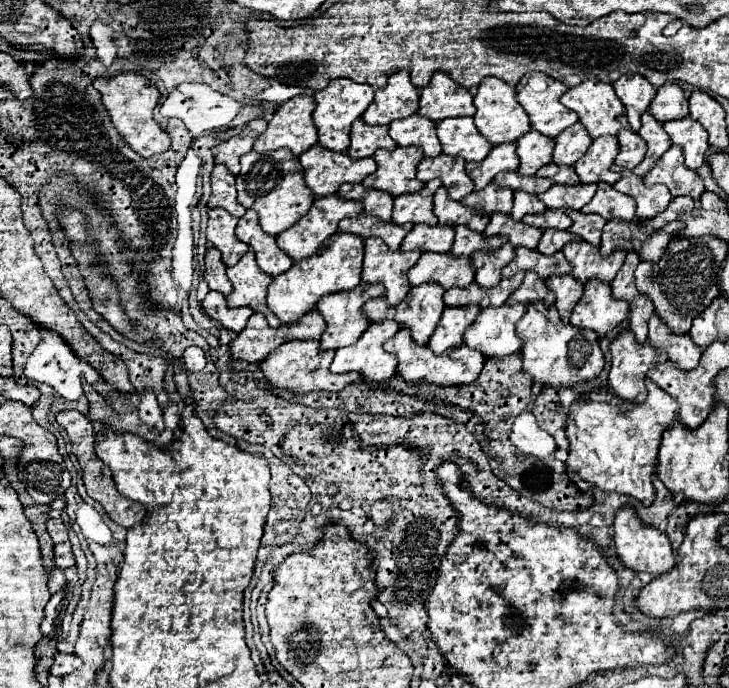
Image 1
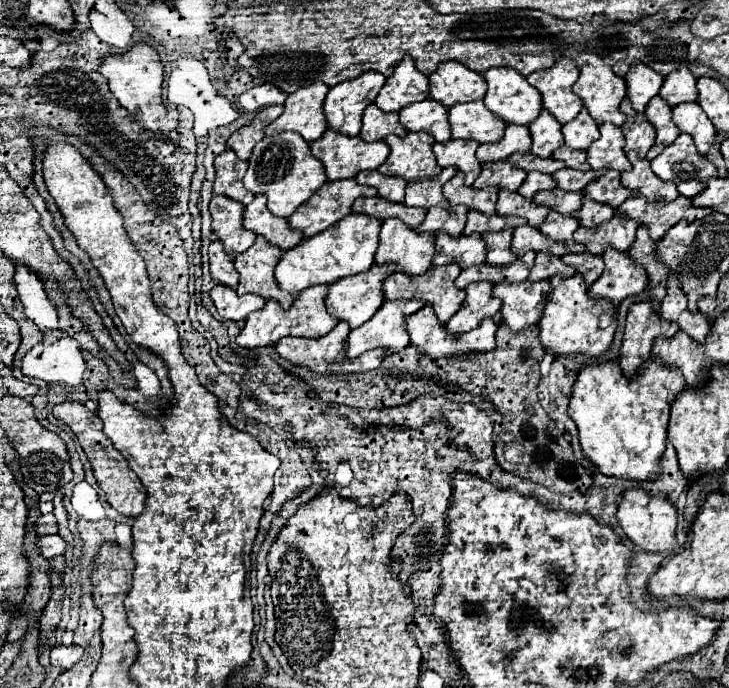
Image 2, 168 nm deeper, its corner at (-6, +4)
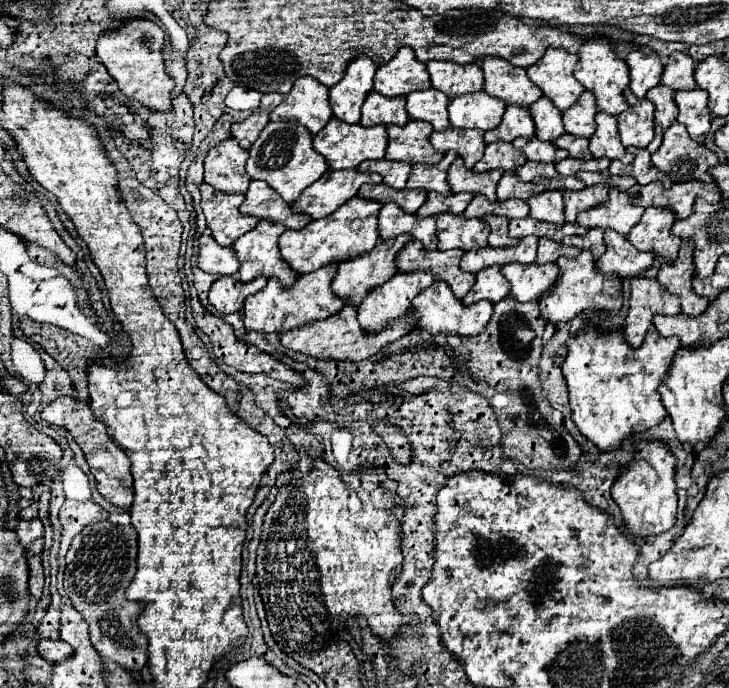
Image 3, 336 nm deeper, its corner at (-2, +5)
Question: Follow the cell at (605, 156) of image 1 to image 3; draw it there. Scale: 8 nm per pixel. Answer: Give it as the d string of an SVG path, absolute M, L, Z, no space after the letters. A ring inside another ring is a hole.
M598 112L596 114L596 132L590 138L590 152L594 158L610 158L610 160L622 160L622 162L632 162L632 154L626 152L626 148L622 146L620 138L618 138L618 116L606 114L606 112Z

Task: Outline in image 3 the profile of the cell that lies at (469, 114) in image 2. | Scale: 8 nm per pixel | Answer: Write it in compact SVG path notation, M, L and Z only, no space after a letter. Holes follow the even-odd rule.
M472 92L452 98L448 112L450 112L450 124L454 128L480 128L490 130L496 128L504 116L506 104L504 100L496 100L494 96L488 96L488 92Z

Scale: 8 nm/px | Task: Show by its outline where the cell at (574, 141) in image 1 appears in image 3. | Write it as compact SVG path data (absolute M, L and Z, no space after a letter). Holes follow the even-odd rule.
M584 90L582 96L578 98L576 104L572 104L566 112L564 112L564 128L568 134L574 136L584 136L590 138L592 132L596 130L596 98L592 96L592 92Z

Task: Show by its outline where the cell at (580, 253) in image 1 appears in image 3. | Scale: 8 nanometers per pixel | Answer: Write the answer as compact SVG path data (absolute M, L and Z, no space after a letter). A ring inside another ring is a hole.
M610 188L608 192L608 200L600 206L594 206L590 210L580 212L578 216L578 224L586 226L586 228L612 228L620 234L628 234L630 228L640 222L644 214L642 206L634 206L630 202L628 192L618 190L618 188Z

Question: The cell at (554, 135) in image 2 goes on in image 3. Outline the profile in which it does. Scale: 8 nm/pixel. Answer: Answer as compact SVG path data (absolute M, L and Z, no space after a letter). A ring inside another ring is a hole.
M542 96L540 100L532 102L530 112L532 112L532 118L536 122L536 136L540 140L554 142L564 132L562 112L552 104L550 98Z

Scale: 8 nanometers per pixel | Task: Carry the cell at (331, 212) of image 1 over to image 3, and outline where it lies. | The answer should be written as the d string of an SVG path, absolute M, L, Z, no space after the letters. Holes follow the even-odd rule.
M328 170L314 184L310 184L298 200L292 202L292 212L302 212L312 218L324 218L338 210L344 202L358 194L362 184L380 184L380 174L350 170Z

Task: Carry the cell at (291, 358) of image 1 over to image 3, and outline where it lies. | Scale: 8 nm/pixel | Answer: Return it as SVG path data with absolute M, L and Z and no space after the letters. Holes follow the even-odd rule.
M346 304L340 312L336 312L334 316L328 316L326 320L316 320L310 324L300 326L300 330L292 330L292 332L284 332L282 344L294 352L302 352L306 356L312 358L324 358L324 360L350 360L350 362L360 362L370 358L372 354L376 354L382 346L394 342L396 338L404 336L410 332L410 328L414 328L416 320L412 320L412 310L406 312L404 316L392 320L382 332L378 334L368 334L364 328L360 328L358 318L356 318L358 308L352 304Z

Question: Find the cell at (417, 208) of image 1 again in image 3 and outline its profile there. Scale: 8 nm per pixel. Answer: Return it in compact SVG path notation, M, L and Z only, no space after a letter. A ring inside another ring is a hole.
M448 152L440 164L414 164L406 188L410 188L410 190L422 188L428 192L434 190L438 194L448 196L452 192L450 184L448 184L448 168L456 156L458 156L456 152Z

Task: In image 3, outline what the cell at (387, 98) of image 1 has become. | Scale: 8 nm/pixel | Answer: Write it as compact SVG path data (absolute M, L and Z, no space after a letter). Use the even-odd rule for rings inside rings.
M402 46L396 56L382 64L374 76L374 90L382 96L408 96L416 90L430 88L430 76L426 64L414 56L414 50Z

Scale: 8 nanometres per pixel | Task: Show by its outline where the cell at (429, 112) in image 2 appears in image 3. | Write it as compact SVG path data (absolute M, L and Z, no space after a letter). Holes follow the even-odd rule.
M436 88L412 92L406 98L406 110L412 120L426 120L434 126L434 130L444 130L450 126L448 122L448 102L450 98Z

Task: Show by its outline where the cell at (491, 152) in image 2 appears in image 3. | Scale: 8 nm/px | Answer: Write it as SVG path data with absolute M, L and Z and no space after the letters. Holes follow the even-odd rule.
M510 104L506 108L506 114L504 114L500 126L488 130L484 140L486 140L486 144L496 142L496 140L514 142L514 138L518 138L518 136L534 136L534 120L532 120L532 114L528 108Z

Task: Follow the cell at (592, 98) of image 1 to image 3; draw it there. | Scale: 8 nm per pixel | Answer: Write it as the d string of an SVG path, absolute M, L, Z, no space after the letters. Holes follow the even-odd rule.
M592 36L590 40L586 40L580 46L580 50L582 52L580 52L580 60L578 60L576 68L574 68L574 76L586 90L590 90L596 96L598 110L614 114L614 116L628 110L628 102L626 102L624 94L622 94L624 88L630 84L628 66L626 66L626 62L622 58L618 58L618 54L614 52L610 40L604 38L604 36Z

